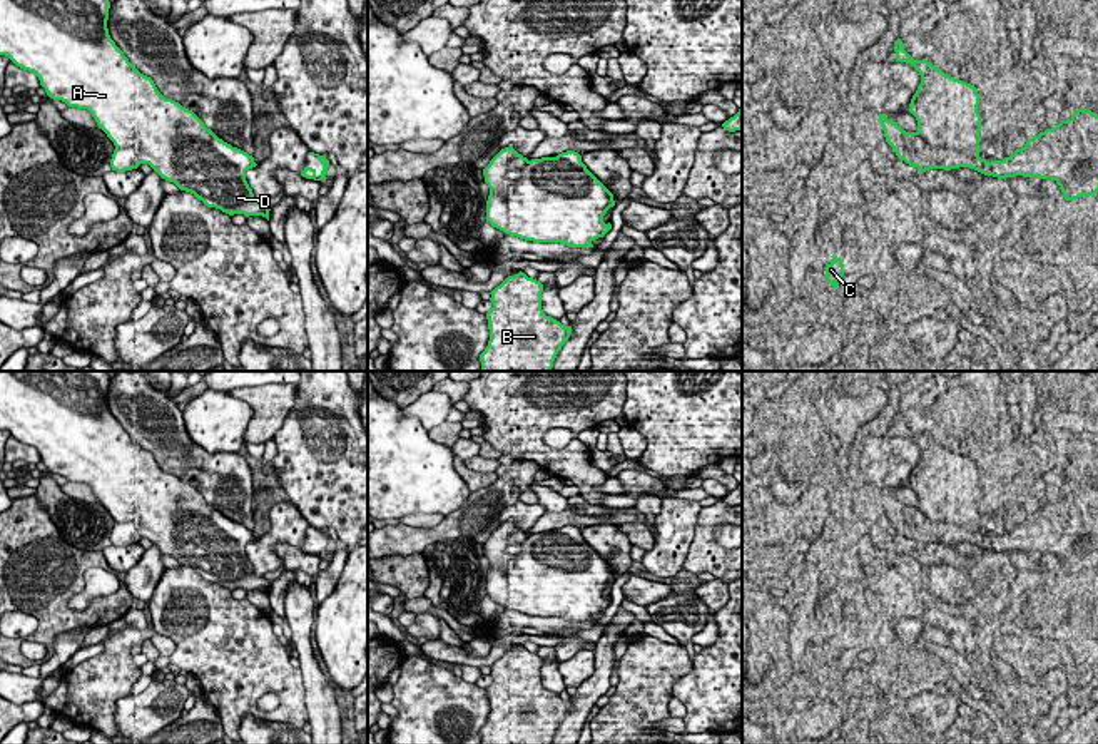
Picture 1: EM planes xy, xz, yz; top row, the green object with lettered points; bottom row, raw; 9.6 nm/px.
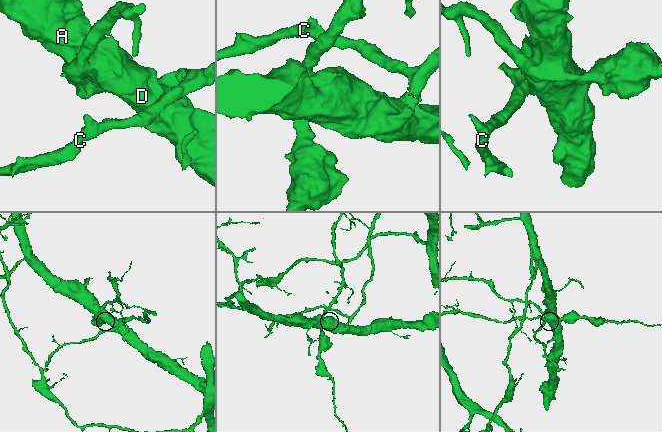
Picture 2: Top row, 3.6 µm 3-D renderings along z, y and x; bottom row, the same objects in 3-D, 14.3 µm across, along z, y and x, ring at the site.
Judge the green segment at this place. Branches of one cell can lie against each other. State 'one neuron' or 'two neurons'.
two neurons

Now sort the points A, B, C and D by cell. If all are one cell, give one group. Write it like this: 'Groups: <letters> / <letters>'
Groups: A C D / B

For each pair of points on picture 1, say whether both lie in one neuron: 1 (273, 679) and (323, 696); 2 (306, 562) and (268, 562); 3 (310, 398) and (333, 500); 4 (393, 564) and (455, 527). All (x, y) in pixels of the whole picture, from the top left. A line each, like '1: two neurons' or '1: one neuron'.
1: two neurons
2: two neurons
3: one neuron
4: two neurons

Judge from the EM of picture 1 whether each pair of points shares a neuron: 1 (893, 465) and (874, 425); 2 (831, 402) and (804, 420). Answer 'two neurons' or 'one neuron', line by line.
1: two neurons
2: two neurons

